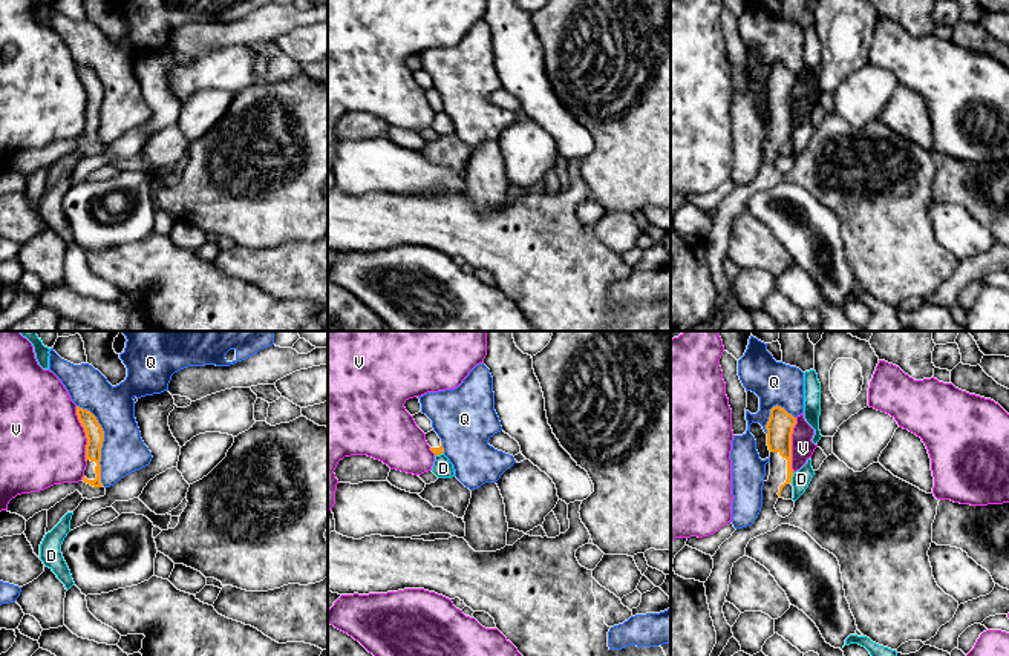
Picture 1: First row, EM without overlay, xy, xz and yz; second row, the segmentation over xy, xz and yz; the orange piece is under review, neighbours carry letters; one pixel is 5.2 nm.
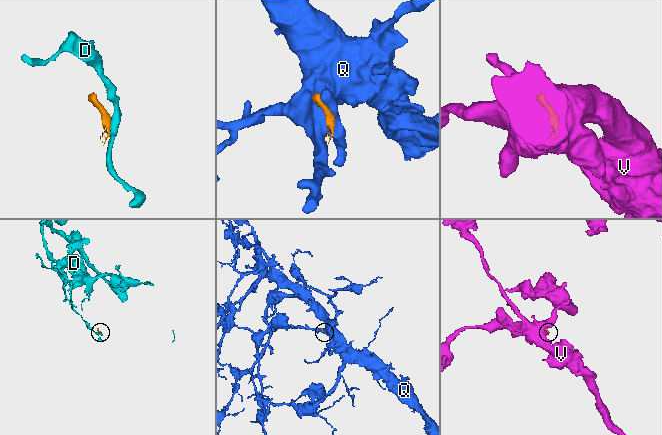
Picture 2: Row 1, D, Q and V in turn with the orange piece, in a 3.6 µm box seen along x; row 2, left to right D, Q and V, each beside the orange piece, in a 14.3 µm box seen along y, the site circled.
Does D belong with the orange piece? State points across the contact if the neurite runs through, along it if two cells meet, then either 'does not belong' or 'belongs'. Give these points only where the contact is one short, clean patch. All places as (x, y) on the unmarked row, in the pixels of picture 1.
border along yz (793, 129), (790, 138); does not belong

